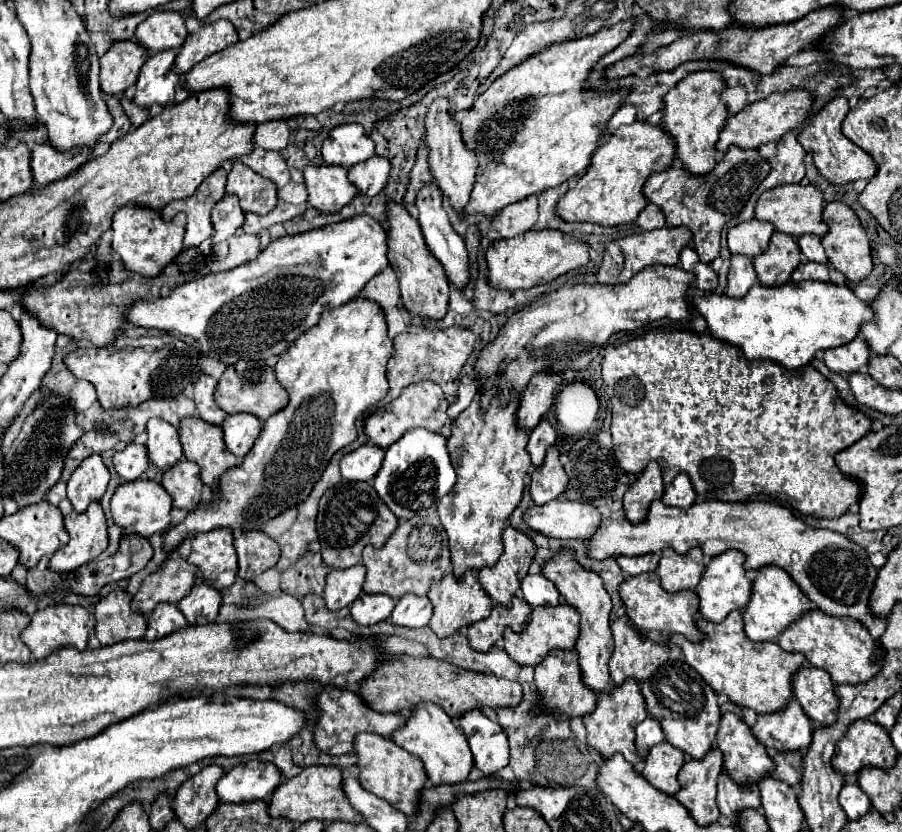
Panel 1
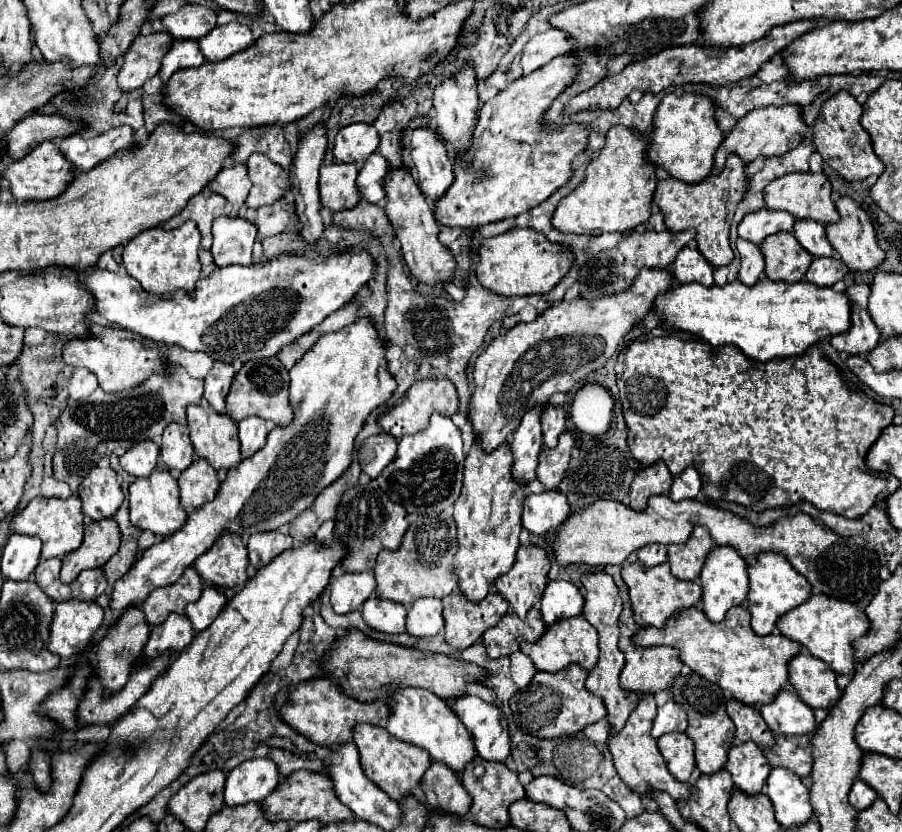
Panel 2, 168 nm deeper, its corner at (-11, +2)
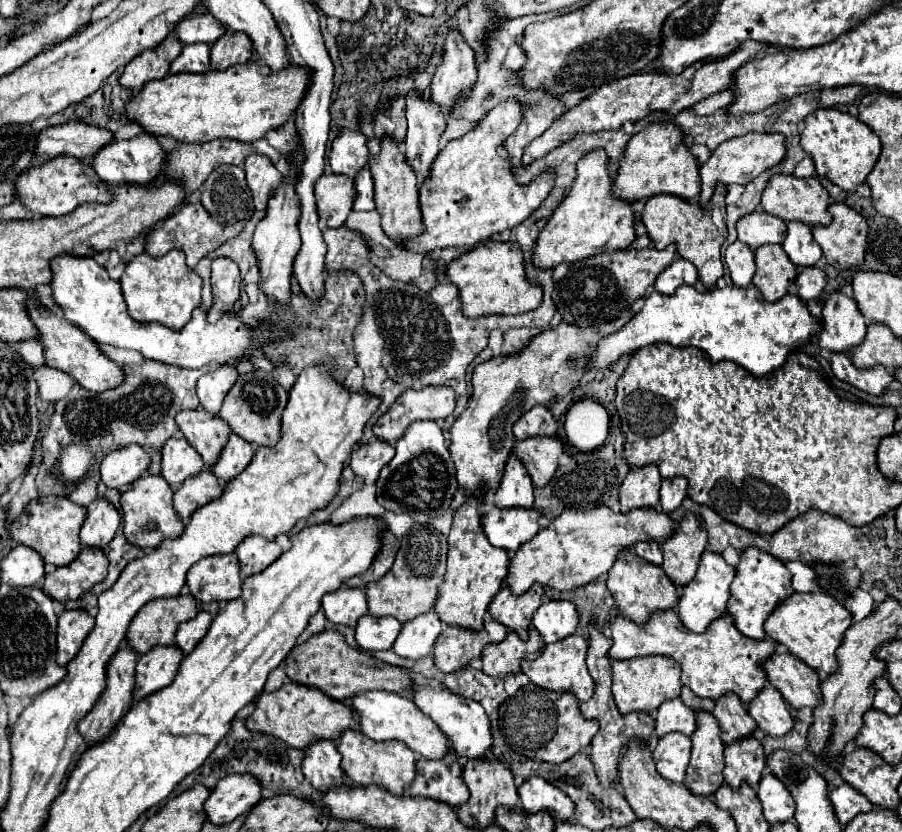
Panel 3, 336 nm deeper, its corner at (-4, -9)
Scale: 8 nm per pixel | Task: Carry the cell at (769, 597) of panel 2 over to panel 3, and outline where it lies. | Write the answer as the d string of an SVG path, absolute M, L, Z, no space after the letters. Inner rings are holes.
M744 548L740 554L740 562L736 564L736 576L730 584L730 600L728 600L728 614L734 618L736 628L748 638L764 638L764 622L772 614L772 610L784 598L794 594L790 584L792 574L782 564L782 560L774 558L772 554L760 548Z

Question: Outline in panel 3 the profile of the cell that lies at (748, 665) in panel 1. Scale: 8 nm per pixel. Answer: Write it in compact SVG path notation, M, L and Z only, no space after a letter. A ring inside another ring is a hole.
M674 610L654 612L648 622L634 624L624 616L616 616L610 622L612 632L612 648L608 650L608 658L624 660L636 656L668 656L674 658L682 668L682 684L688 686L700 698L718 700L726 692L734 692L744 704L748 704L756 692L766 684L766 676L762 670L762 660L774 654L776 642L770 638L754 640L740 634L734 626L732 616L724 614L714 620L706 632L696 634L684 624Z

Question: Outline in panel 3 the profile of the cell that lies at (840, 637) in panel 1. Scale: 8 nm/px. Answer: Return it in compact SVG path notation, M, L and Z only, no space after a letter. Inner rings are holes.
M796 592L794 596L788 596L774 608L774 612L768 616L768 622L764 624L764 630L774 642L784 644L790 650L790 654L806 662L812 670L816 672L824 670L824 674L832 674L838 668L836 648L842 644L842 636L850 622L852 614L832 596L826 596L824 592L816 594Z

